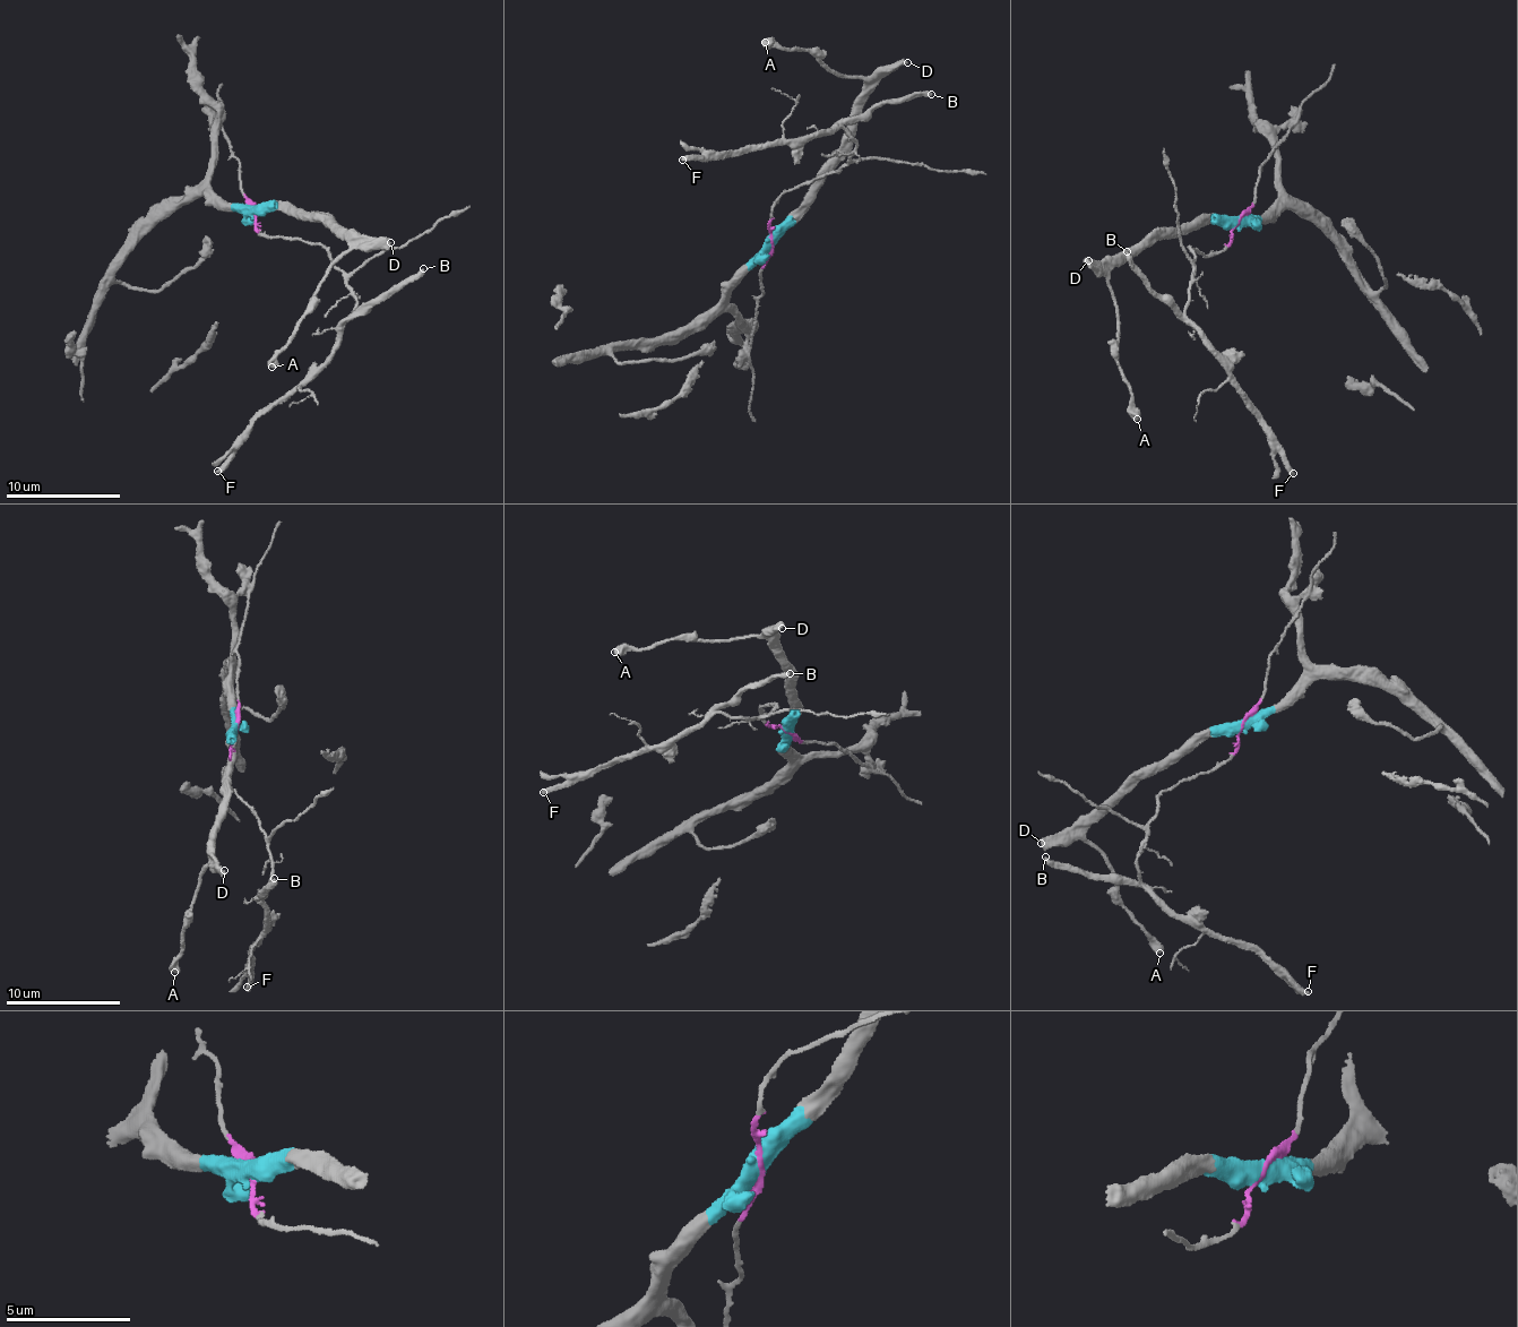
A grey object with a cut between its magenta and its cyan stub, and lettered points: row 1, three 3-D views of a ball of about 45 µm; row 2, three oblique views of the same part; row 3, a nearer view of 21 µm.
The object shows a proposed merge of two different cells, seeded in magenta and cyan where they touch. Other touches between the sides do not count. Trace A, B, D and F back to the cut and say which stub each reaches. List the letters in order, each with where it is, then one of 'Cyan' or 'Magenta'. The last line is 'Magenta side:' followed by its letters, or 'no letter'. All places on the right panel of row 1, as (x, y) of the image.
A: Place: (1137, 419). Cyan
B: Place: (1127, 251). Magenta
D: Place: (1088, 260). Cyan
F: Place: (1293, 473). Magenta
Magenta side: B, F

